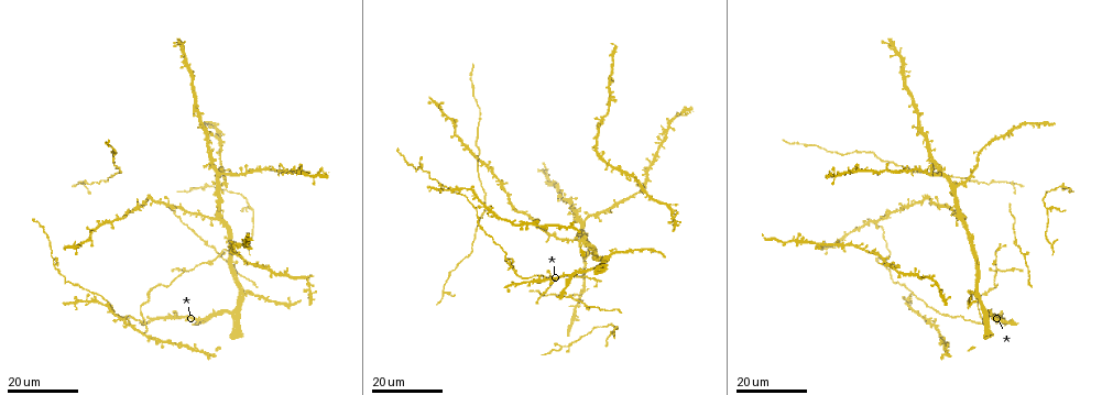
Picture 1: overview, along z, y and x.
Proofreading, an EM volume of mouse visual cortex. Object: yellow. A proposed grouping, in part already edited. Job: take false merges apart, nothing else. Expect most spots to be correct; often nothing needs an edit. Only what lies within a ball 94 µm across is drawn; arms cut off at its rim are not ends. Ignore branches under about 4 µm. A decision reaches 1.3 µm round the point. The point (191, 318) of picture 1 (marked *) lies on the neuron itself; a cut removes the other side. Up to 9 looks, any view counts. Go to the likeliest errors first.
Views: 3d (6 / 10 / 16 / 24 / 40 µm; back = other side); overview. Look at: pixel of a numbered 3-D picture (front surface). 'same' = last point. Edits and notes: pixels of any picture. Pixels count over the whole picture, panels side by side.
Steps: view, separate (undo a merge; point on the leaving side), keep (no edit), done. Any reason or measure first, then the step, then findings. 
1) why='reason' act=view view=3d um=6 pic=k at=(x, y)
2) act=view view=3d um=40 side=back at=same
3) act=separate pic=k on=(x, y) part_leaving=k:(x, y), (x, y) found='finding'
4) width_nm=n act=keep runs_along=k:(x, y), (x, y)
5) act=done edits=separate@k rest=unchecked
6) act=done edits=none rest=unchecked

why='a fork' act=view view=3d um=24 pic=1 at=(89, 292)

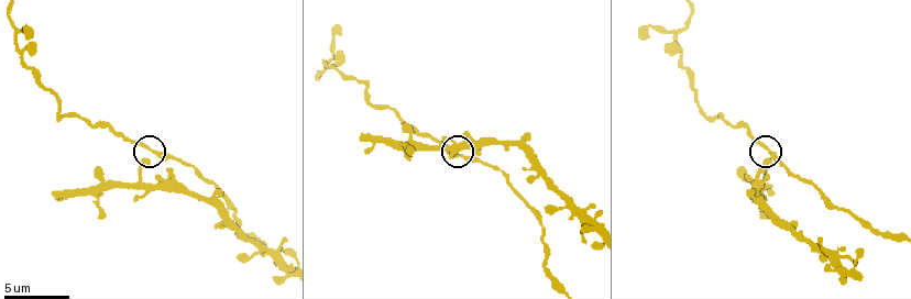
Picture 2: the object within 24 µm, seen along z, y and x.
act=view view=3d um=10 pic=2 at=(149, 147)

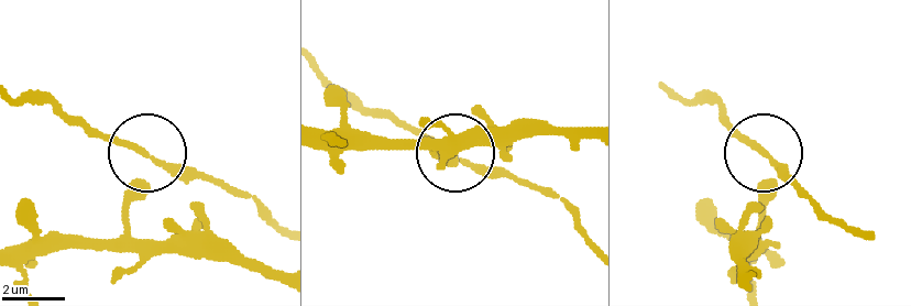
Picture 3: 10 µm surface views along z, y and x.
width_nm=160 act=keep runs_along=3:(278, 228), (237, 190), (174, 175), (74, 118) found='continuous, no second neuron'

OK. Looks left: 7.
why='three arms meet' act=view view=3d um=24 pic=1 at=(1047, 207)

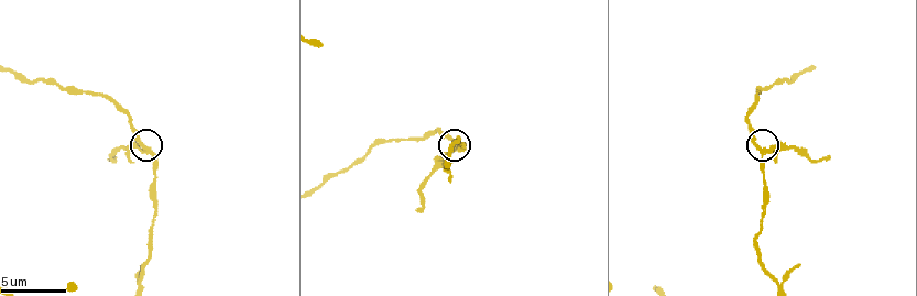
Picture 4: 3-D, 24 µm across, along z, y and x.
act=view view=3d um=6 pic=4 at=(762, 147)

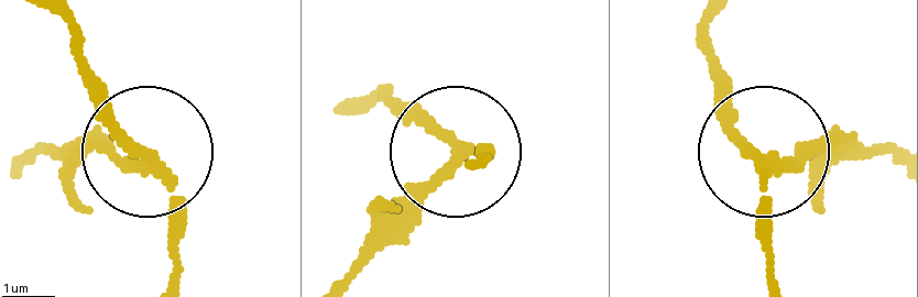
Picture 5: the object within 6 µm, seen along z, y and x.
act=view view=3d um=6 side=back pic=5 at=(758, 157)

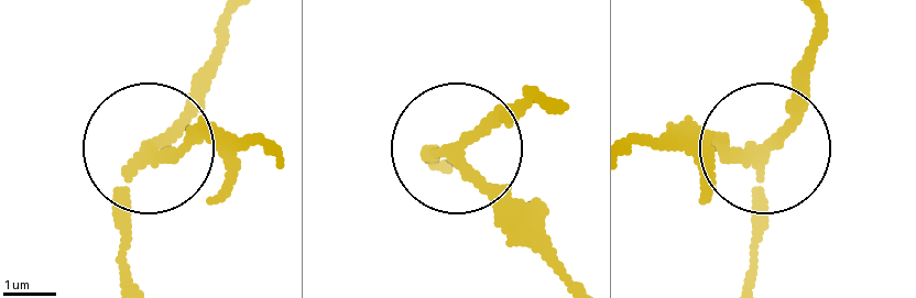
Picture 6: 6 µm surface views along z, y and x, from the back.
arms=3 act=separate pic=6 on=(200, 134) part_leaving=6:(149, 157), (250, 144) found='a second neuron is stuck on'

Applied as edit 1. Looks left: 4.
why='see it whole again' act=view view=overview

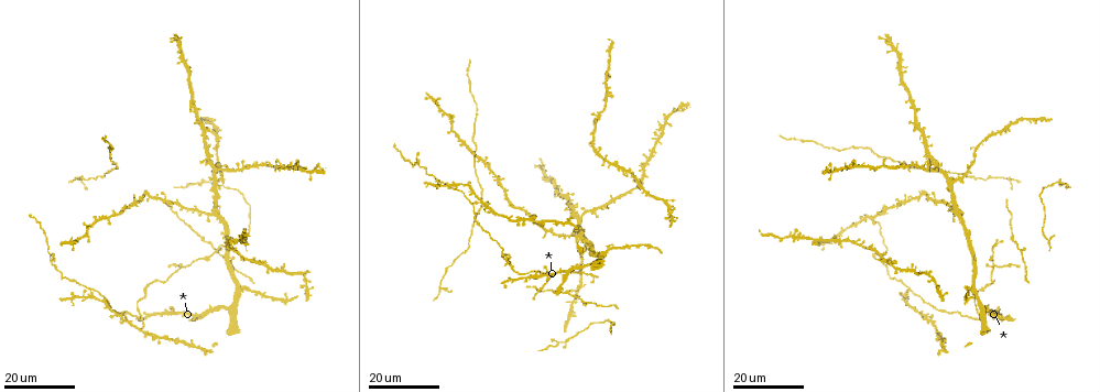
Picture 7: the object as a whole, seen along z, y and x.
why='three-way junction' act=view view=3d um=24 pic=7 at=(439, 286)

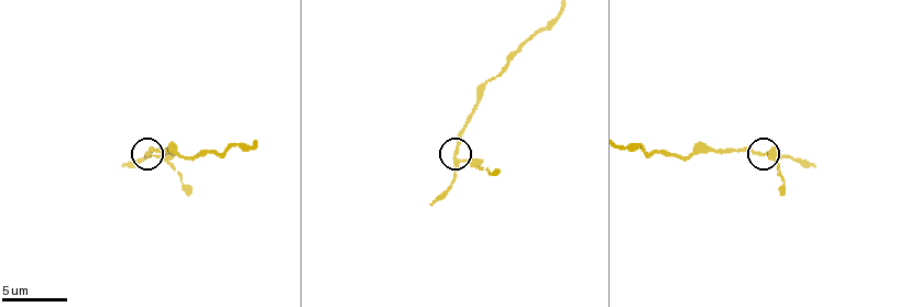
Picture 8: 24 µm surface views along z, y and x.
why='zoom in' act=view view=3d um=6 pic=8 at=(457, 157)

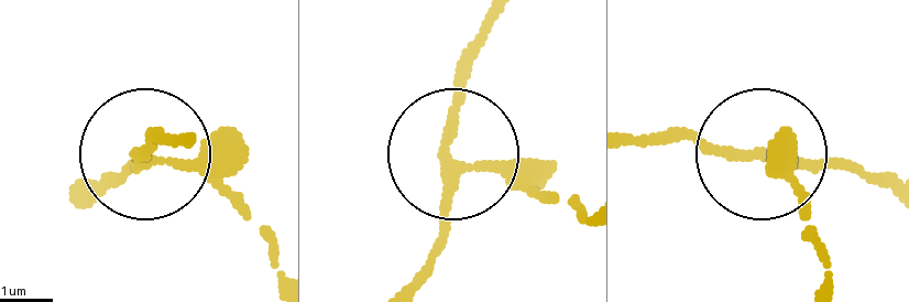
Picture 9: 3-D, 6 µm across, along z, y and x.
width_nm=190 act=keep found='one neuron here'

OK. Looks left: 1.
act=done edits=separate@6 rest=unchecked

